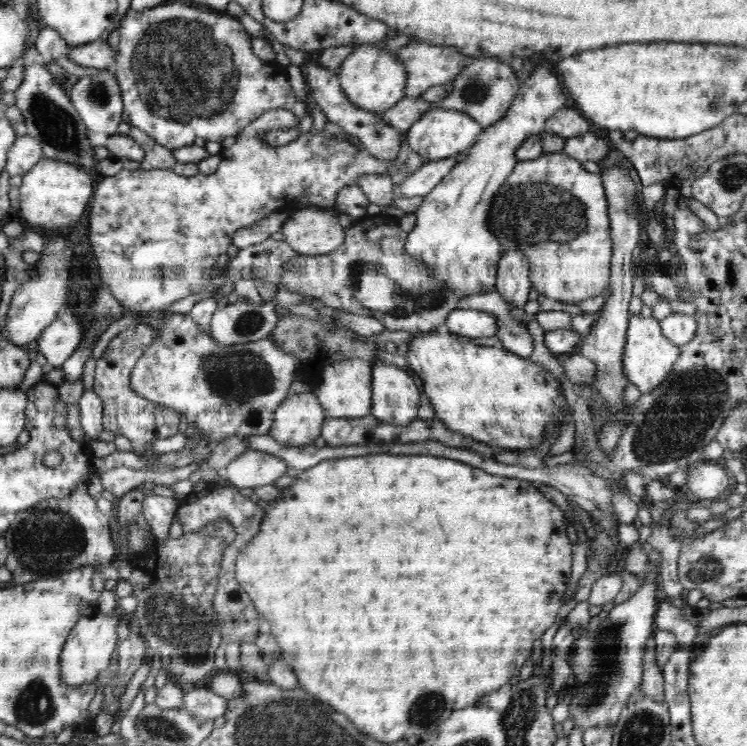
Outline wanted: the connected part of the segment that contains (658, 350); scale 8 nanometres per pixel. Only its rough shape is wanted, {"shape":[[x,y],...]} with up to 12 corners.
{"shape":[[629,315],[625,378],[648,394],[680,349],[654,317]]}

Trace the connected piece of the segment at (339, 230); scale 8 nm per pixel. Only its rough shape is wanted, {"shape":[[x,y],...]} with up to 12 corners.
{"shape":[[295,208],[282,234],[296,252],[330,254],[345,239],[332,208]]}

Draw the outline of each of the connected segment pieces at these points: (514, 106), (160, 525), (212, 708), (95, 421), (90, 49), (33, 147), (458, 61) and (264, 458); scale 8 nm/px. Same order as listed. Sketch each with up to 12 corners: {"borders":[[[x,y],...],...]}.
{"borders":[[[550,66],[521,81],[418,206],[405,250],[447,292],[496,291],[487,226],[518,146],[567,98]],[[157,495],[141,513],[157,540],[169,536],[180,501]],[[203,684],[184,694],[178,710],[216,720],[228,701]],[[91,389],[79,399],[87,441],[99,440],[103,402]],[[101,38],[73,46],[76,64],[106,69],[114,64],[116,48]],[[16,137],[7,152],[5,171],[26,174],[45,159],[40,142]],[[412,40],[396,52],[403,97],[452,82],[467,65],[452,46]],[[248,449],[222,471],[238,488],[270,485],[286,461]]]}

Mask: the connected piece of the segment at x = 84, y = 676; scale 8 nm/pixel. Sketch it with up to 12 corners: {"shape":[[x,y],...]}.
{"shape":[[120,615],[78,619],[60,652],[64,686],[97,682]]}

